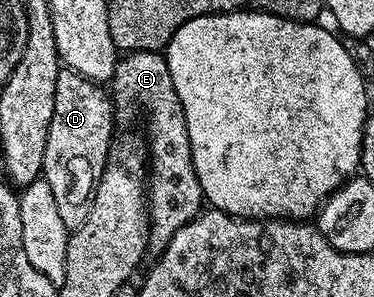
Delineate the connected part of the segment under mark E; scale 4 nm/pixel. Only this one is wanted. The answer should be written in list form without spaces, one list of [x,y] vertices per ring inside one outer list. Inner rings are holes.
[[[135,50],[124,53],[115,65],[115,74],[109,83],[113,110],[120,123],[127,122],[139,109],[147,117],[145,141],[149,147],[149,229],[147,249],[158,256],[173,240],[173,236],[189,220],[204,209],[203,189],[193,168],[193,152],[189,144],[189,132],[185,124],[185,112],[181,100],[177,100],[177,88],[173,88],[173,76],[169,76],[169,64],[162,53]]]

